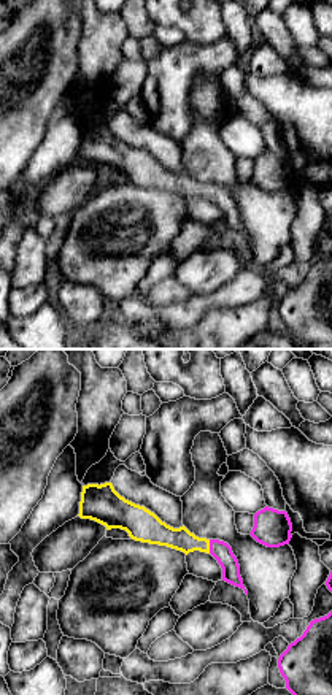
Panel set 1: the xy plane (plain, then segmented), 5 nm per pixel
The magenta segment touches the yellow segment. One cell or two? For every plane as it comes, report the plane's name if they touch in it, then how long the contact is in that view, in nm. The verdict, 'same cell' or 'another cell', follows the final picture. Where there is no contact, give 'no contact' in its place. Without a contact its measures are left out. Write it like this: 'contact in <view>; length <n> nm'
contact in xy; length 70 nm

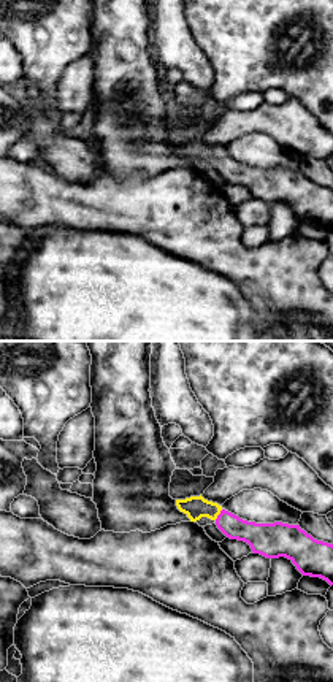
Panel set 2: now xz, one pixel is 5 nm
contact in xz; length 70 nm

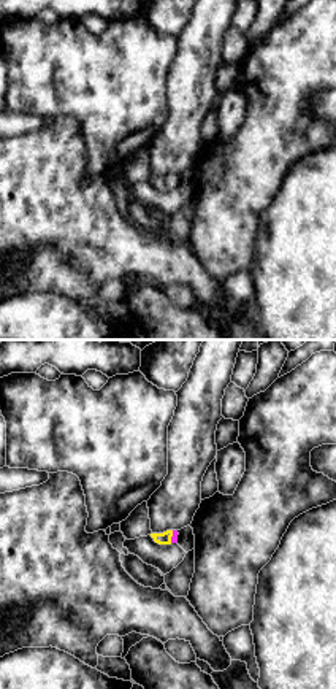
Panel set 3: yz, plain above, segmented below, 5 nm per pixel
contact in yz; length 70 nm

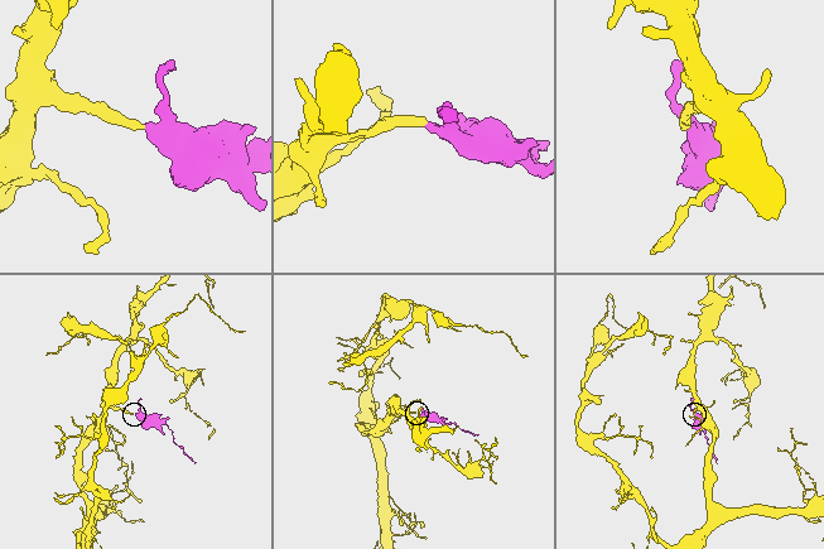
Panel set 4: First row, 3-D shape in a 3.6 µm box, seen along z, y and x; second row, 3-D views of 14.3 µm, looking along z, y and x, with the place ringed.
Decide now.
same cell

